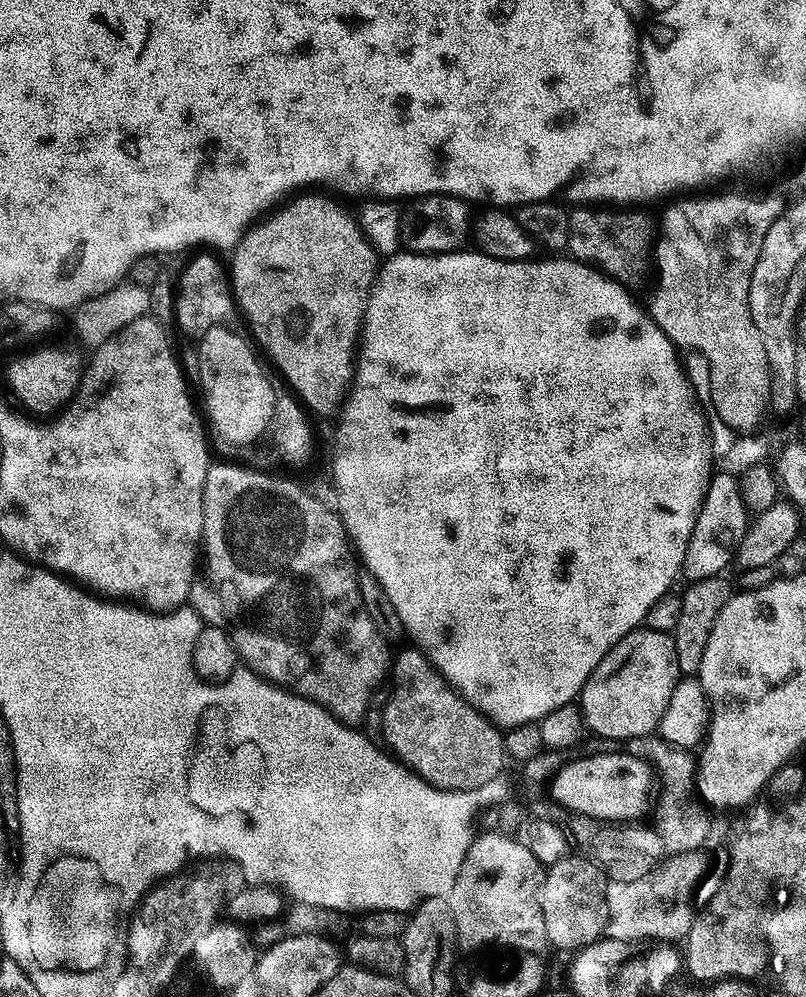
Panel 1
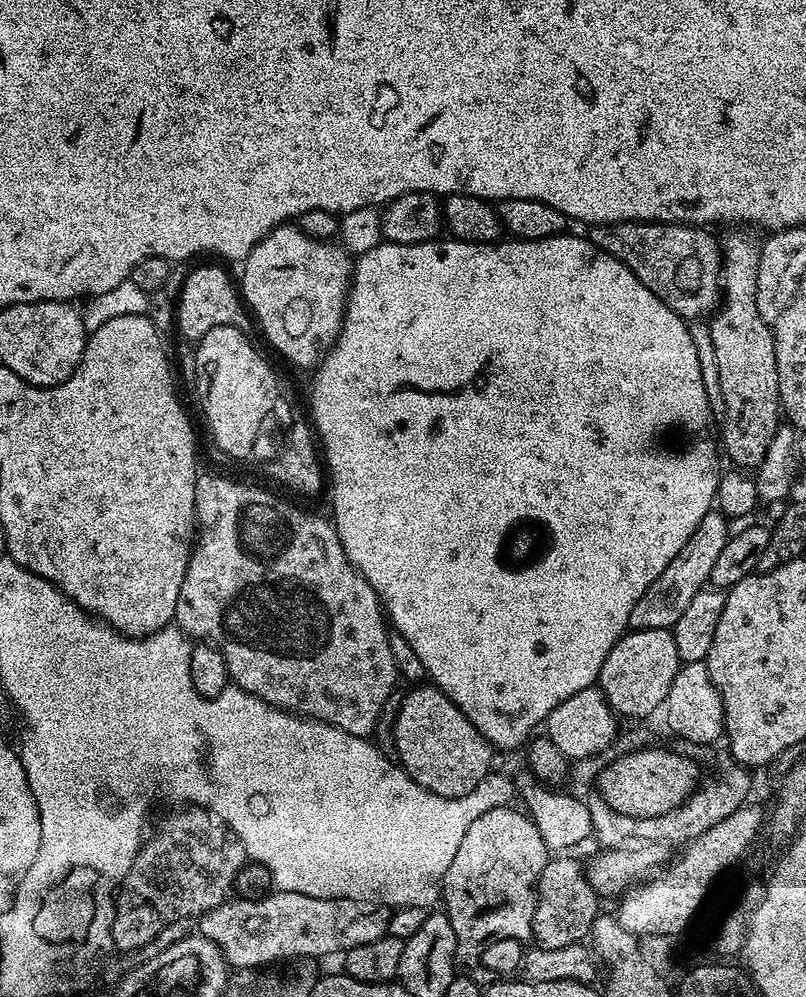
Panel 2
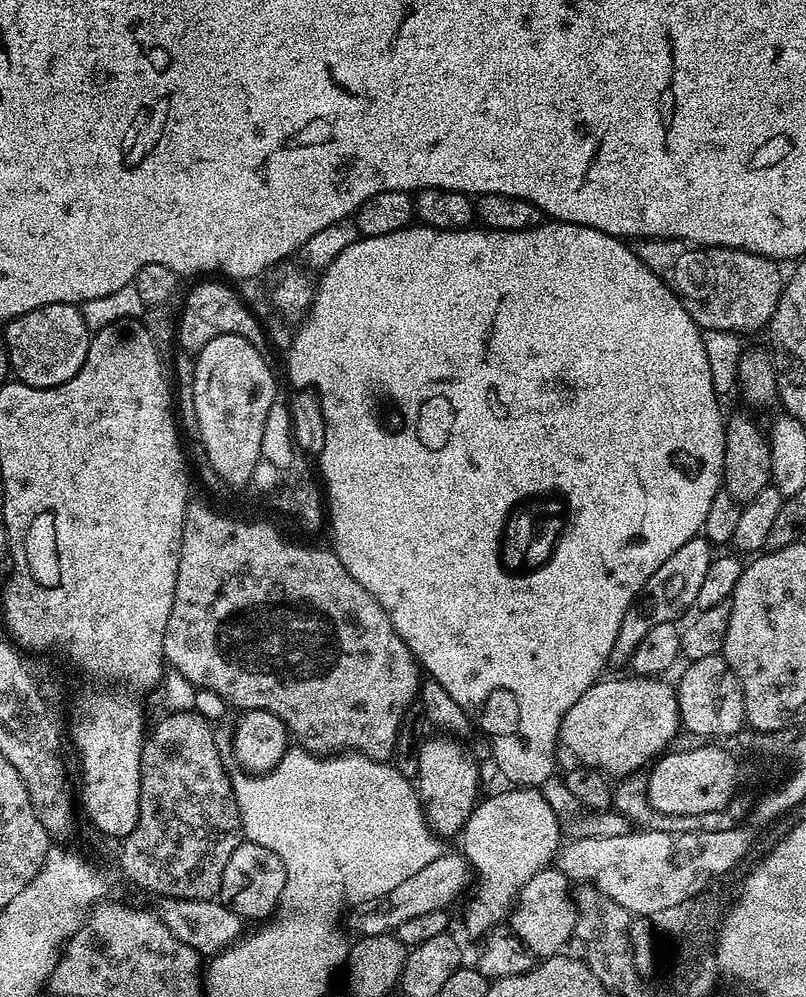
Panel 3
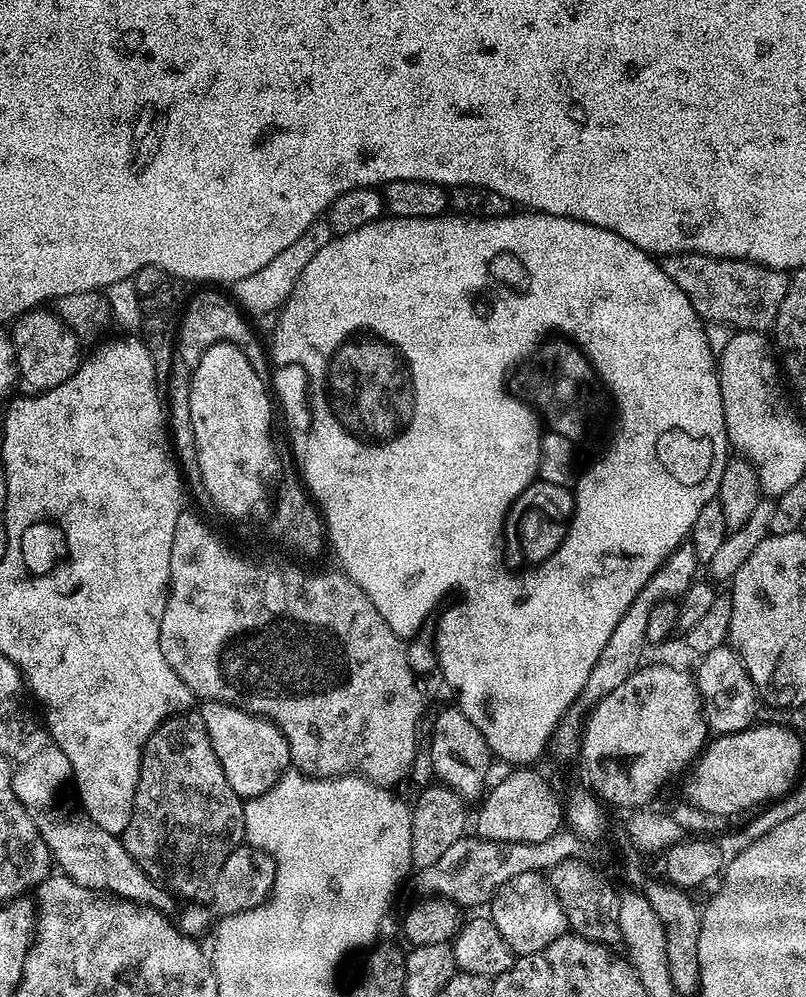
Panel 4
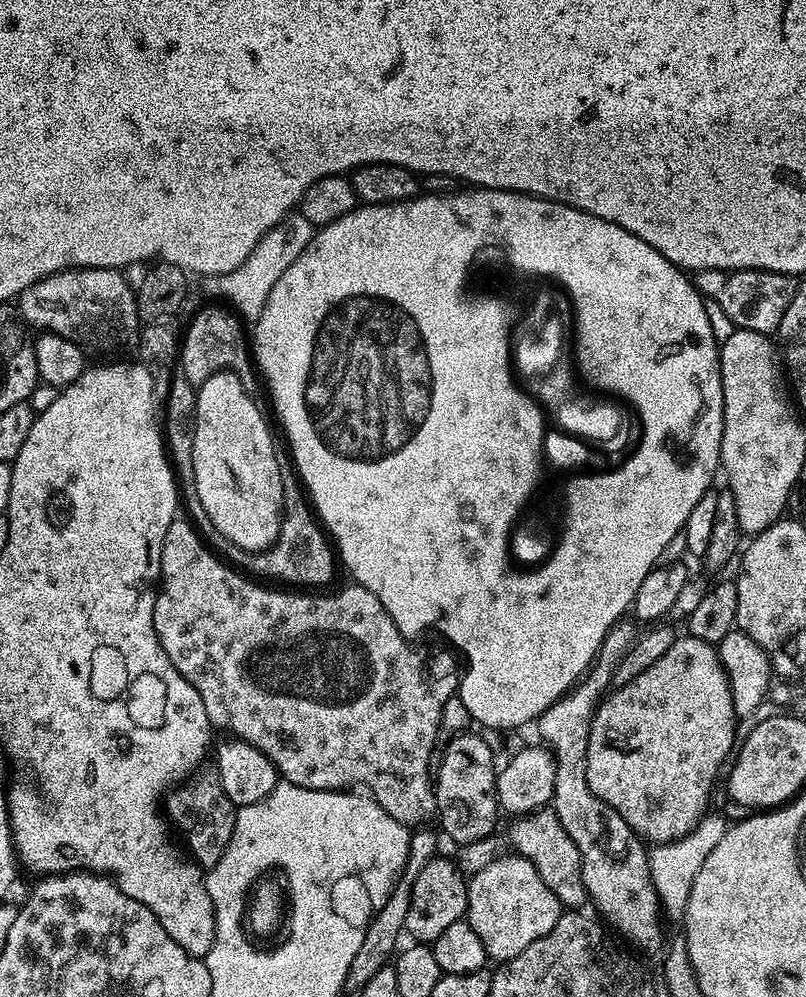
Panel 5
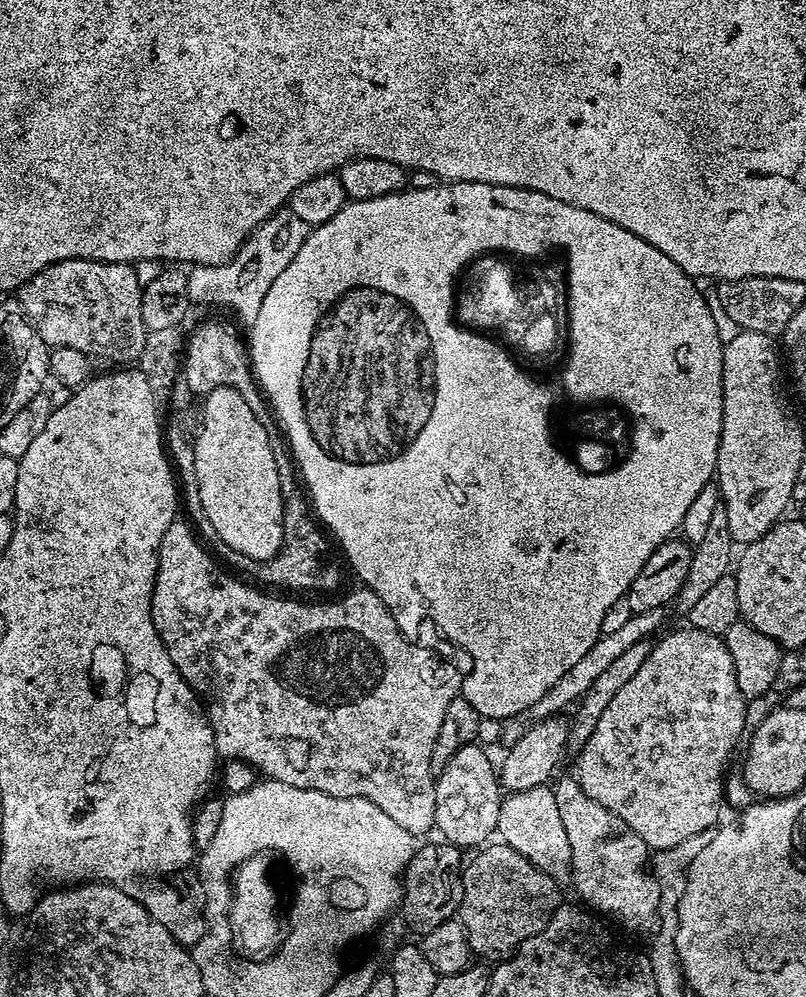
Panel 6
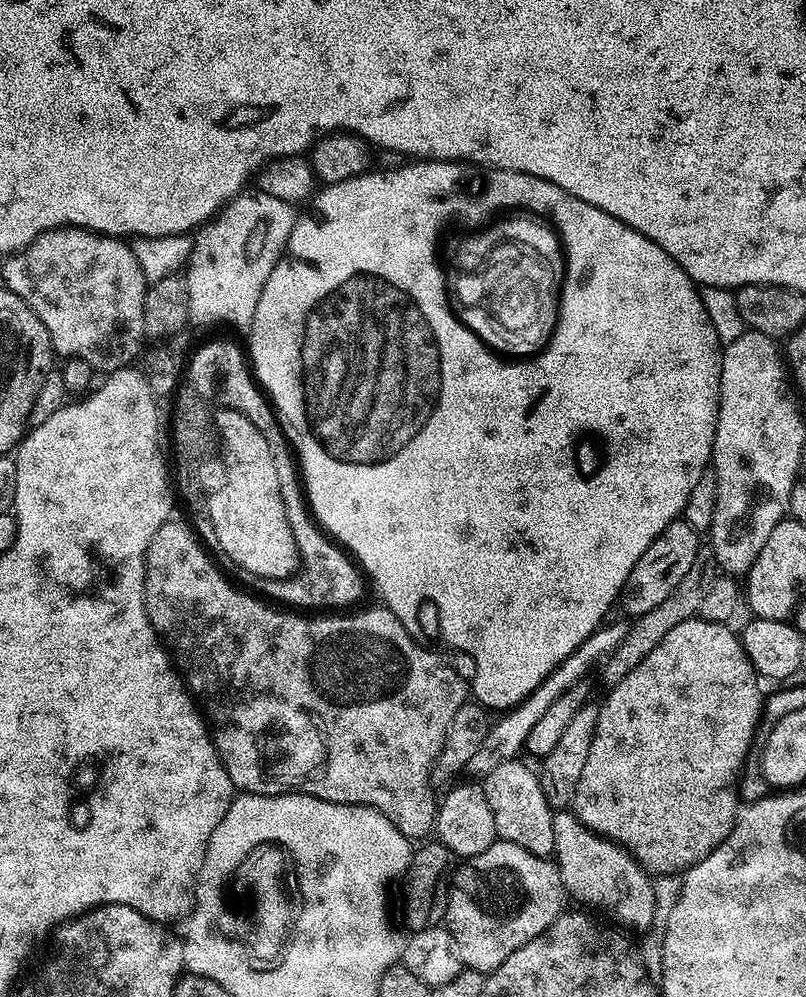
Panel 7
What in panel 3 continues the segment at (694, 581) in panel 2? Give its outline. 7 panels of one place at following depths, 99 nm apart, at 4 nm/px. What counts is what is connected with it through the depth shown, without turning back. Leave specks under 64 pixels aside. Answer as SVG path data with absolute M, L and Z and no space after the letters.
M702 536L690 539L686 545L680 546L670 558L650 574L650 578L642 586L636 603L622 618L622 626L618 626L618 638L614 638L614 646L610 650L608 664L611 667L620 668L627 665L632 656L638 650L642 638L650 634L654 626L658 626L667 620L675 621L679 612L684 612L695 605L698 598L698 590L702 581L706 579L706 571L712 561L711 545Z

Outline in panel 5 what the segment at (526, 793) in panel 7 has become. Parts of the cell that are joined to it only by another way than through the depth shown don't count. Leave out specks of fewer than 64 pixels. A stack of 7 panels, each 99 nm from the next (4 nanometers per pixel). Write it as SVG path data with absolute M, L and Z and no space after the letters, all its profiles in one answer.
M538 810L517 819L515 823L516 825L512 828L512 836L510 835L511 847L532 863L534 870L538 870L542 882L550 886L550 890L565 909L583 909L585 907L583 904L587 905L589 899L588 890L584 885L578 846L574 846L570 834L566 834L566 830L558 822L555 811Z

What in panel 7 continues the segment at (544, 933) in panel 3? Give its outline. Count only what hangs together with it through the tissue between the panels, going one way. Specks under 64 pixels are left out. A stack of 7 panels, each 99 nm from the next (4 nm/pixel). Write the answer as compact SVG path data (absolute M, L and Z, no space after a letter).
M497 839L482 854L469 856L463 861L460 869L457 867L450 876L452 893L447 893L448 921L446 927L456 947L456 952L464 968L472 968L485 974L493 972L514 950L526 946L534 938L538 938L565 911L566 893L560 877L560 869L551 859L530 854L522 846L509 840Z

